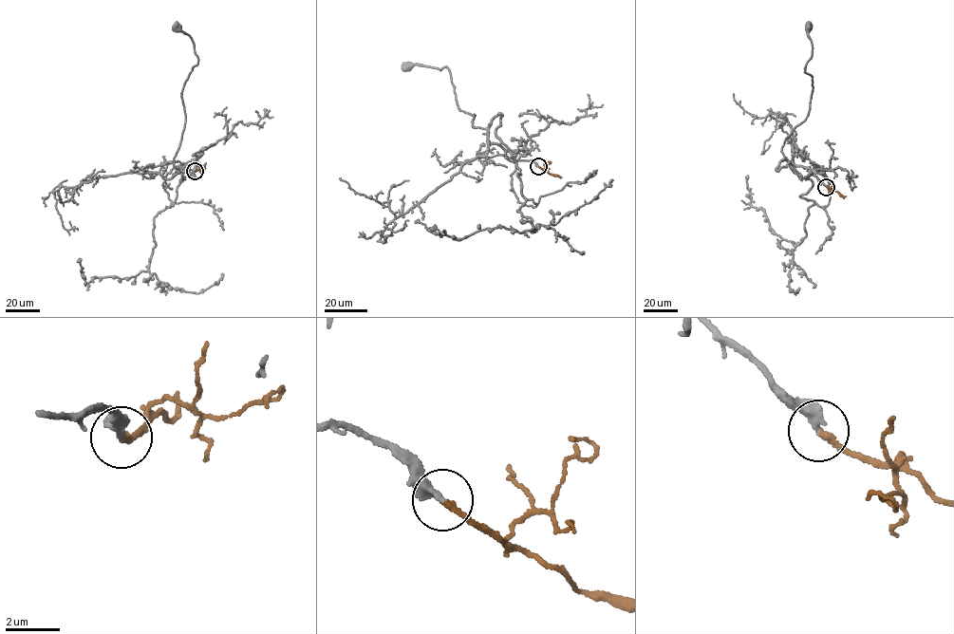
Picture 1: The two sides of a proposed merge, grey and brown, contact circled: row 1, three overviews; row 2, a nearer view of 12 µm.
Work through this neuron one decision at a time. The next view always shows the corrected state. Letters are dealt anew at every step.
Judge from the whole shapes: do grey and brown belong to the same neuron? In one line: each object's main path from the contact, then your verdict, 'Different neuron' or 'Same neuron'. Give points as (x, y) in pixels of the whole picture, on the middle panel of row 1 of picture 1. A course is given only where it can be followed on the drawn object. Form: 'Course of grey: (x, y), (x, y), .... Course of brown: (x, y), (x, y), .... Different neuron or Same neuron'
Course of grey: (538, 166), (489, 144), (487, 129), (458, 107), (445, 65), (406, 67). Course of brown: (538, 166), (556, 176). Same neuron

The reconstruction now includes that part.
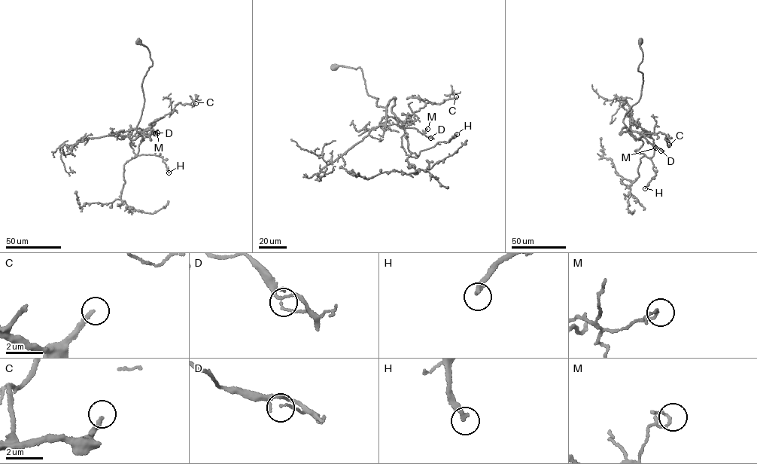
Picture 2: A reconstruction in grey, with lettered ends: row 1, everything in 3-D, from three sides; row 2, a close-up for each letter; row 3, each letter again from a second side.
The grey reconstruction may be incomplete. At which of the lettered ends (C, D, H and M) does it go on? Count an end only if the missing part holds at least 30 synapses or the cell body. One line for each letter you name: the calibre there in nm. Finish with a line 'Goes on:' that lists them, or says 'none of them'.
C: calibre 200 nm
H: calibre 220 nm
Goes on: C, H

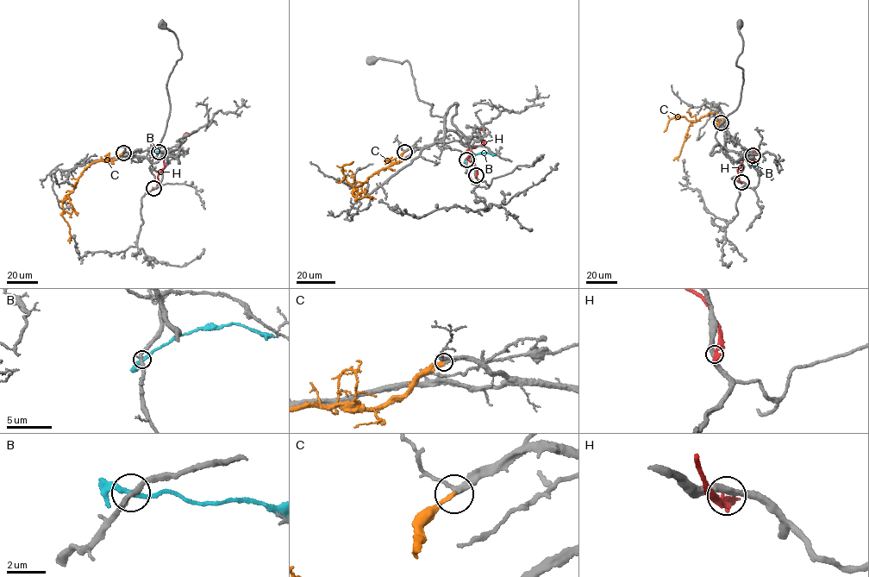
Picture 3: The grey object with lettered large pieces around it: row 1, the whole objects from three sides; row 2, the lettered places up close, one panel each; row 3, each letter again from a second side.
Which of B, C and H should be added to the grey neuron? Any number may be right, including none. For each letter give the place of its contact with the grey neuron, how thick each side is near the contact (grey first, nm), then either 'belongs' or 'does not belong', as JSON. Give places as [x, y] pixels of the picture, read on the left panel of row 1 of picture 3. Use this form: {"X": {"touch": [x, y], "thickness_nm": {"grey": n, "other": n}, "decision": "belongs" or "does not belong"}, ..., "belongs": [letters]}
{"B": {"touch": [159, 152], "thickness_nm": {"grey": 280, "other": 240}, "decision": "does not belong"}, "C": {"touch": [123, 153], "thickness_nm": {"grey": 240, "other": 260}, "decision": "belongs"}, "H": {"touch": [153, 188], "thickness_nm": {"grey": 360, "other": 340}, "decision": "does not belong"}, "belongs": ["C"]}

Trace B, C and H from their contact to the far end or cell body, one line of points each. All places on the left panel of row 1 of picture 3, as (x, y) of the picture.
B: (159, 152), (179, 156)
C: (123, 153), (113, 160), (90, 164), (80, 173), (71, 192), (64, 198), (62, 215), (69, 226), (70, 242)
H: (153, 188), (158, 184), (158, 174), (165, 166), (164, 159), (168, 152), (179, 147), (184, 134), (188, 134)

